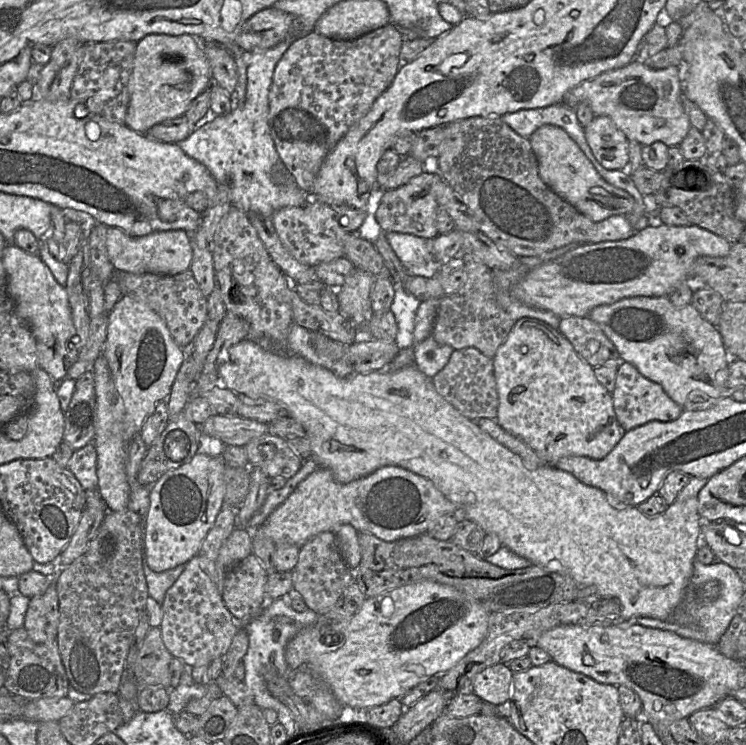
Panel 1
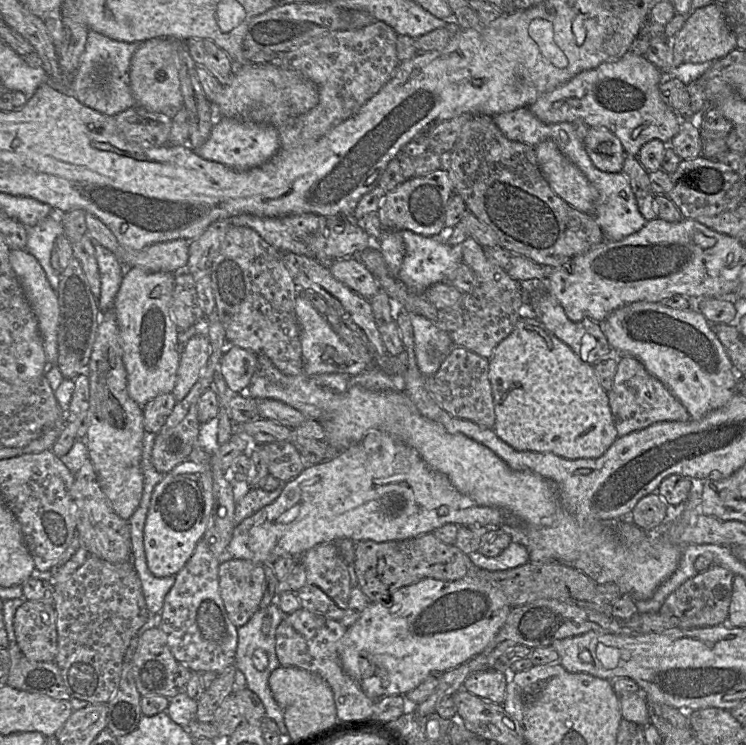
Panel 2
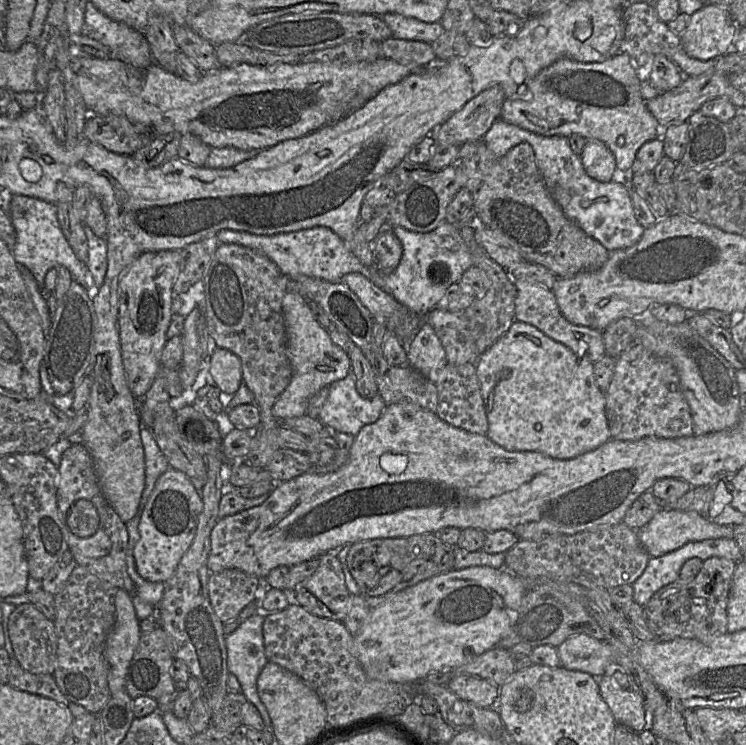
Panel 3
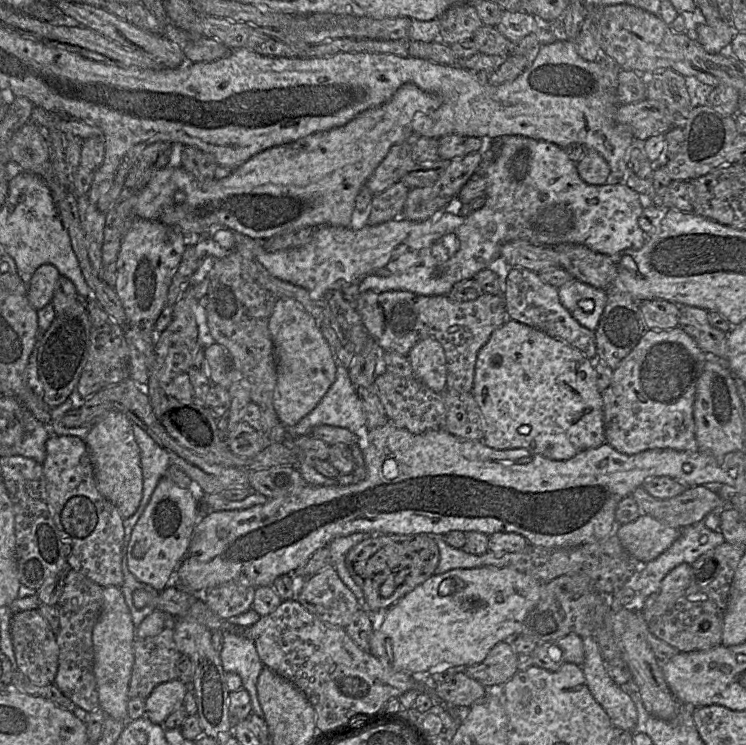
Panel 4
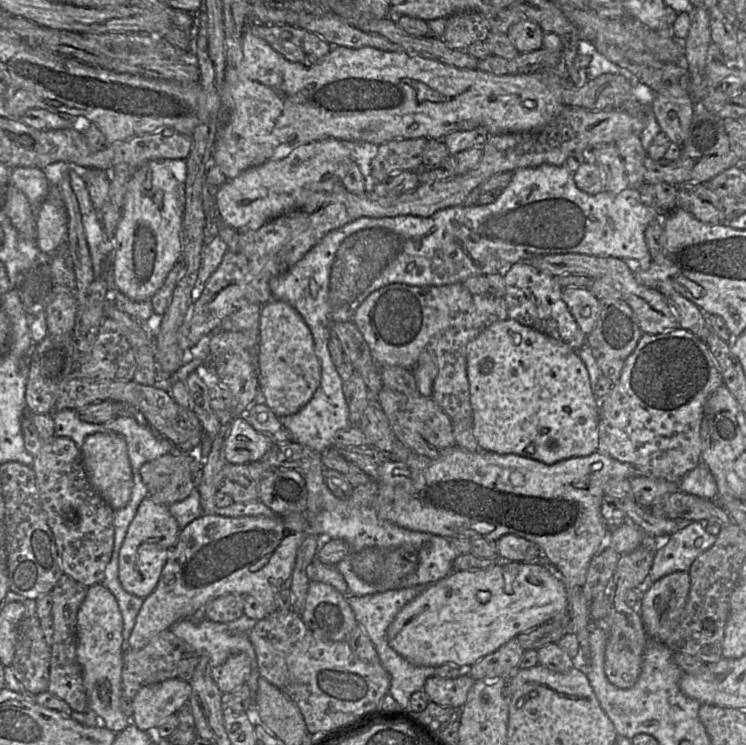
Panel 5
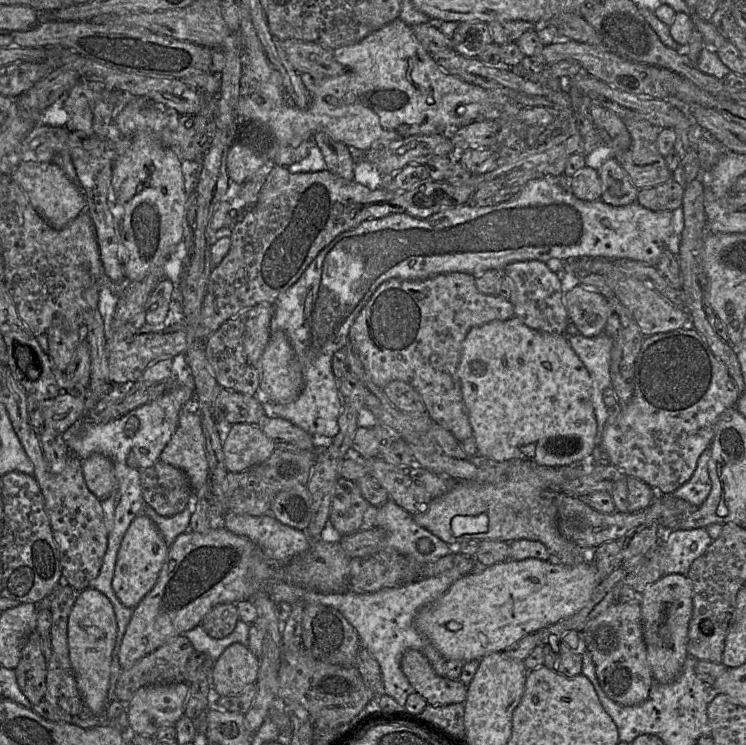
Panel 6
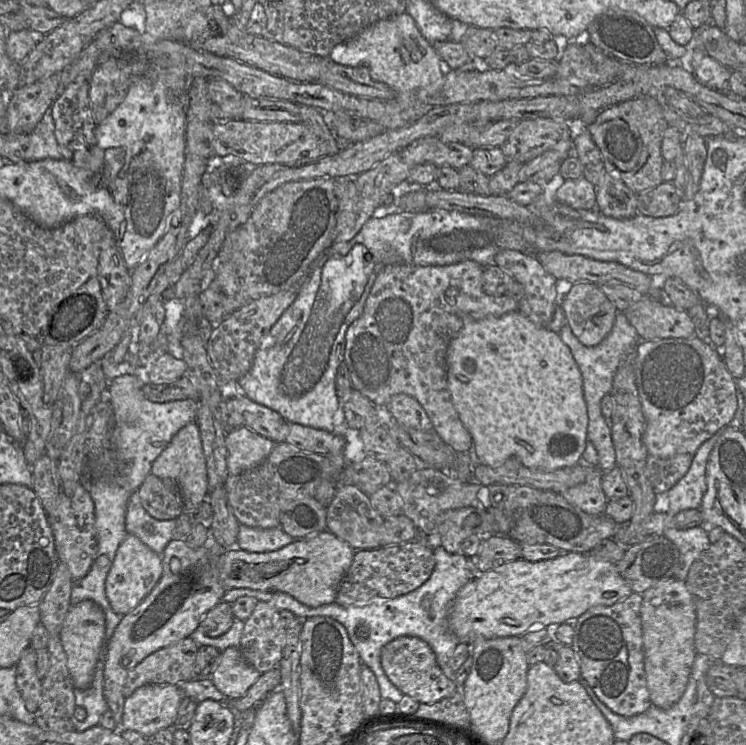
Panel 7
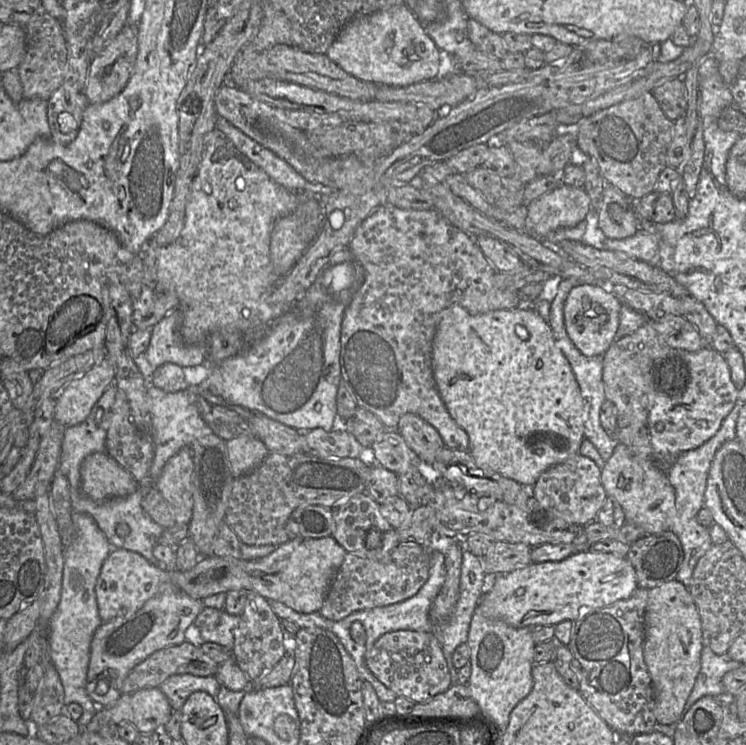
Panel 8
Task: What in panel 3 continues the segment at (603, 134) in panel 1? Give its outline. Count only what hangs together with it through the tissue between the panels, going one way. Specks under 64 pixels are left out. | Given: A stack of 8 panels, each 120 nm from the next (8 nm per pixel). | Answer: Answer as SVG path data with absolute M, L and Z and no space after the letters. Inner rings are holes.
M587 139L580 156L588 176L599 182L610 182L613 179L616 160L605 143L597 139Z

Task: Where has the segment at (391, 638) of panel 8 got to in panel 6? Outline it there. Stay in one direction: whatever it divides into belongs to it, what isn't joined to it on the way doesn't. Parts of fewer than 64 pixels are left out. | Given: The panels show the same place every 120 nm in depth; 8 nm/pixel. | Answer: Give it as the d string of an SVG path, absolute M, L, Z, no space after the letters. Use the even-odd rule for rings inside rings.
M407 650L401 659L401 670L415 692L430 705L464 703L467 686L458 679L438 675L427 657L418 650Z

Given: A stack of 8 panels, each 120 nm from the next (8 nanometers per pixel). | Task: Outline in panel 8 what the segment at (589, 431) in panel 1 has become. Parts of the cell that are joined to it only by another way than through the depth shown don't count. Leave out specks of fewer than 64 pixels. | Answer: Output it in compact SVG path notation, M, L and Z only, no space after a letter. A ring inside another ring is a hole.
M452 304L441 313L441 318L436 328L433 338L432 368L438 392L452 418L467 432L469 436L468 451L479 468L493 470L530 489L544 471L564 462L579 452L584 439L583 397L569 361L555 345L549 323L541 317L535 307L521 305L516 308L472 315L463 306Z

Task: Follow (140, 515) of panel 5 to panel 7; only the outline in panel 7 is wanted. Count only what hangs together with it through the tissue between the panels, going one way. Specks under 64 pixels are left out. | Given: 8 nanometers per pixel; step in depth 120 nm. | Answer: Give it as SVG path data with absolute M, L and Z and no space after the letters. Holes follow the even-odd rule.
M127 534L119 545L105 581L105 592L113 611L125 615L151 592L162 575L162 557L139 538Z

